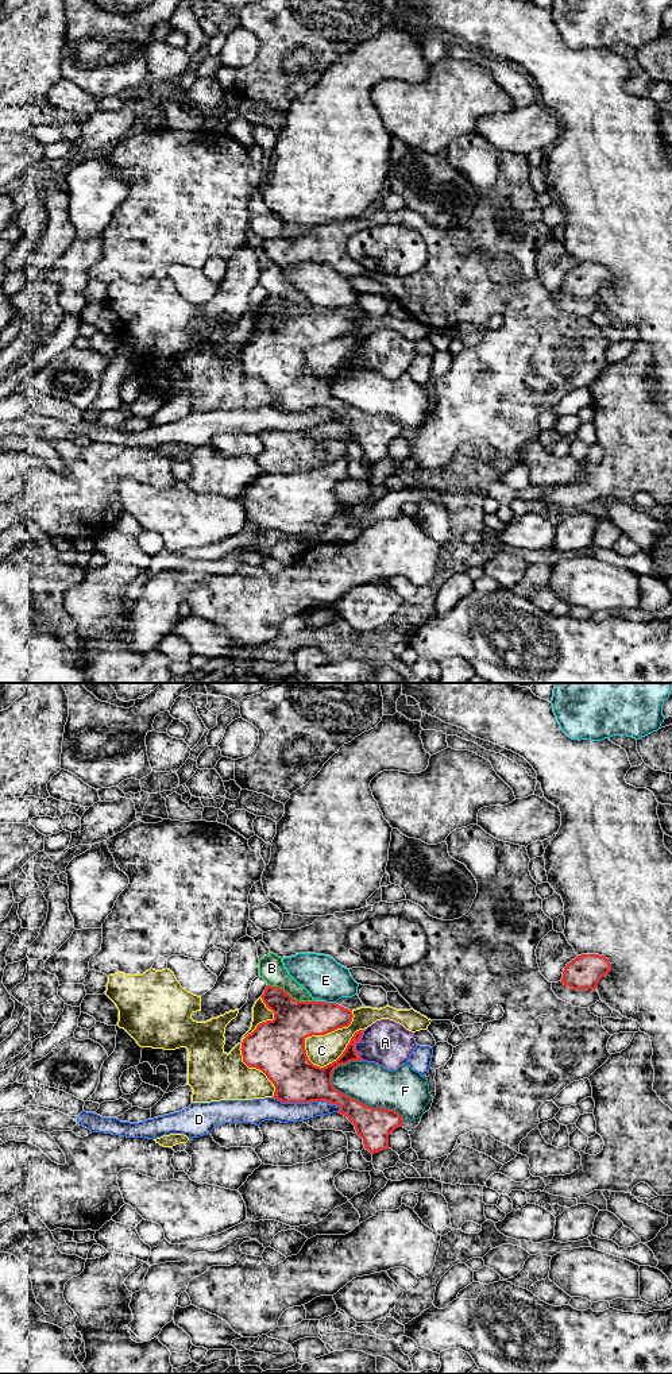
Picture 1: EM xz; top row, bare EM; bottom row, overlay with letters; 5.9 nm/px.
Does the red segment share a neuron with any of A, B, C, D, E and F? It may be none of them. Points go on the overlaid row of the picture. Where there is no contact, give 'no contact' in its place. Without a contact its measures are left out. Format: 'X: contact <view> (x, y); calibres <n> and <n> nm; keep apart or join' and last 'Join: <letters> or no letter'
A: contact xz (354, 1045); calibres 190 and 280 nm; keep apart
B: contact xz (289, 995); calibres 240 and 150 nm; keep apart
C: contact xz (320, 1034); calibres 300 and 190 nm; keep apart
D: contact xz (308, 1102); calibres 280 and 140 nm; keep apart
E: contact xz (324, 1002); calibres 240 and 240 nm; keep apart
F: contact xz (362, 1103); calibres 200 and 240 nm; keep apart
Join: no letter

